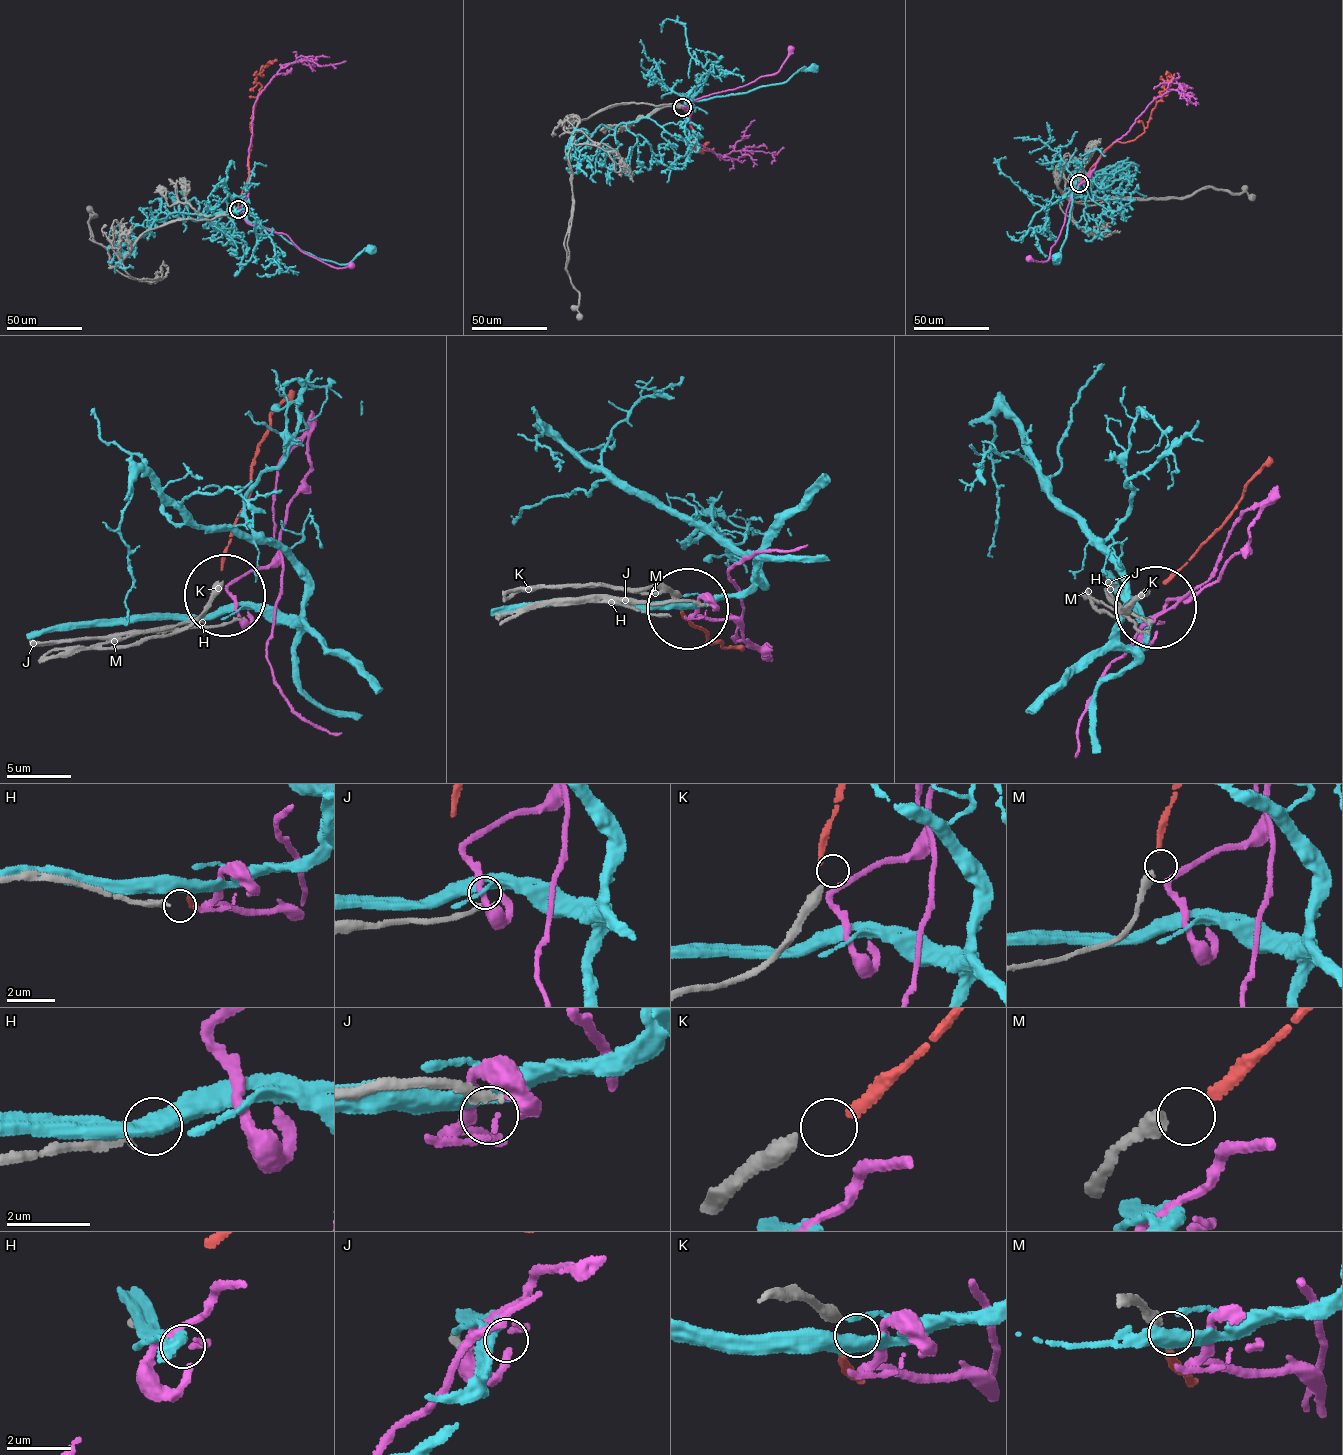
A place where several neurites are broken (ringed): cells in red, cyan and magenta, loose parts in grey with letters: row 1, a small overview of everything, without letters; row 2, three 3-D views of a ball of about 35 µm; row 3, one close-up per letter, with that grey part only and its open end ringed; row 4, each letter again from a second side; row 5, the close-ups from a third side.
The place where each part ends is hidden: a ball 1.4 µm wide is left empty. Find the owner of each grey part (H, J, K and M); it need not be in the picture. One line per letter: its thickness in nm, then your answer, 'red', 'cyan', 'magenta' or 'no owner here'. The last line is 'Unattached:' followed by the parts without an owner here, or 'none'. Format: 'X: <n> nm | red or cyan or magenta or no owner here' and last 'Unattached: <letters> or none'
H: 280 nm | magenta
J: 240 nm | no owner here
K: 320 nm | no owner here
M: 380 nm | red
Unattached: J, K

